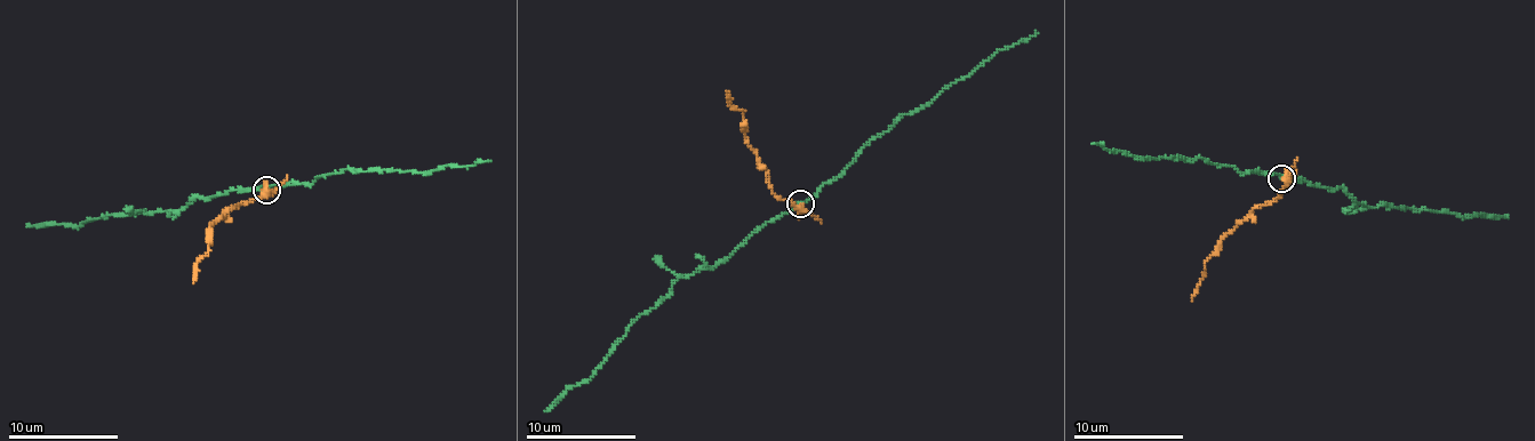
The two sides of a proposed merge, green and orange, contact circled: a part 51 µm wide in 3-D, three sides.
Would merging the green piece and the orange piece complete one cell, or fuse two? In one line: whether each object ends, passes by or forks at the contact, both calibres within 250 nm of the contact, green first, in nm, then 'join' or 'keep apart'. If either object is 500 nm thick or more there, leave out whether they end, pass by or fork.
green passes by | orange forks | 180/260 nm | keep apart

